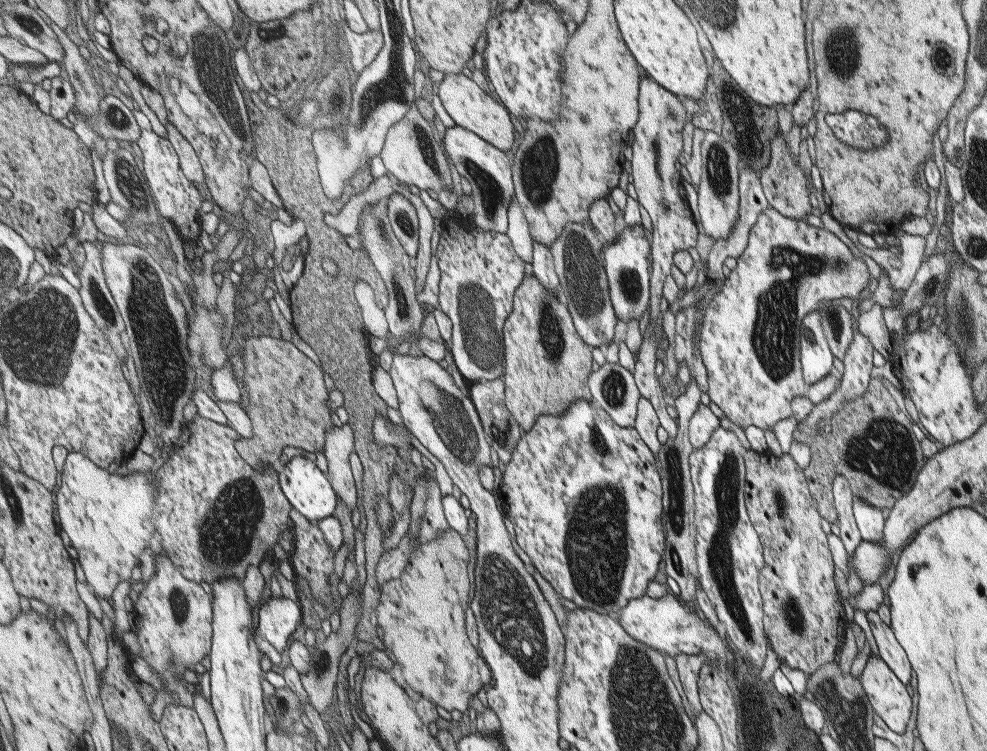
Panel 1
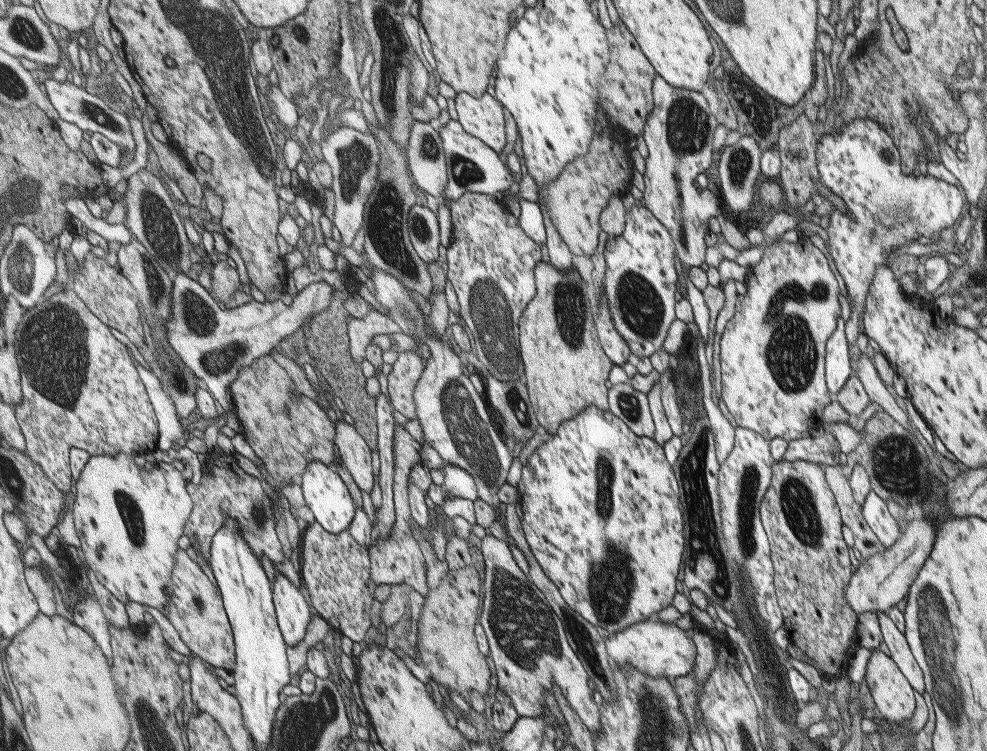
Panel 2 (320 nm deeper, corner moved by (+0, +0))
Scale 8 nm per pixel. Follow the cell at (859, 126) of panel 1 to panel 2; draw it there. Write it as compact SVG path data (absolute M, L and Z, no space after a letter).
M863 118L861 120L853 120L849 125L837 125L834 129L834 132L822 135L817 138L816 141L816 148L815 148L815 158L816 158L816 170L818 171L818 180L821 181L825 188L828 188L835 196L838 196L846 206L847 212L838 212L837 209L833 208L830 210L828 214L828 226L826 229L827 237L827 244L829 244L829 248L826 250L831 256L831 260L833 260L835 270L839 272L839 276L841 276L841 280L843 280L847 294L850 300L850 315L847 321L844 324L844 333L846 336L846 341L849 344L851 349L855 347L855 340L857 340L857 336L862 333L861 328L859 328L859 320L862 320L862 314L864 313L864 306L866 303L866 294L869 293L870 284L874 280L874 274L876 274L876 266L883 266L886 264L887 256L894 255L891 253L891 250L900 246L909 246L914 241L927 241L929 242L929 237L935 232L938 235L940 234L941 230L949 228L959 220L959 216L961 216L961 208L963 208L963 204L965 204L965 196L961 194L961 188L955 188L955 185L947 184L947 182L934 178L931 175L918 175L914 176L911 174L906 174L903 172L903 168L900 166L900 156L899 150L893 142L891 136L889 136L883 127L879 124L874 123L868 118Z

